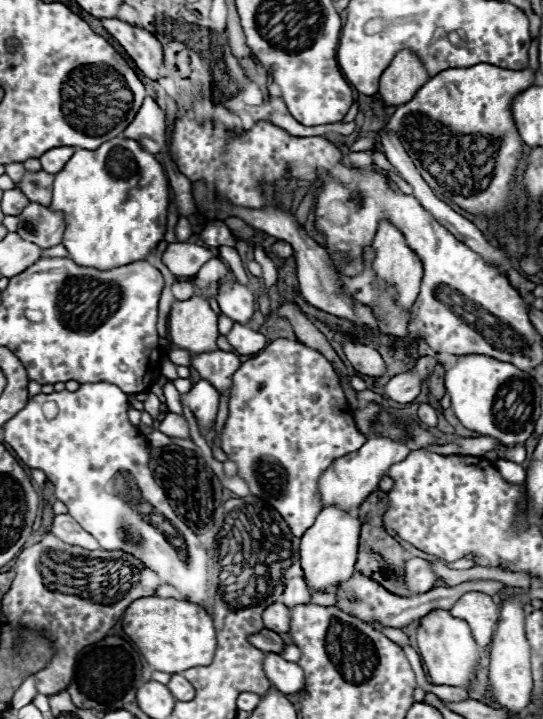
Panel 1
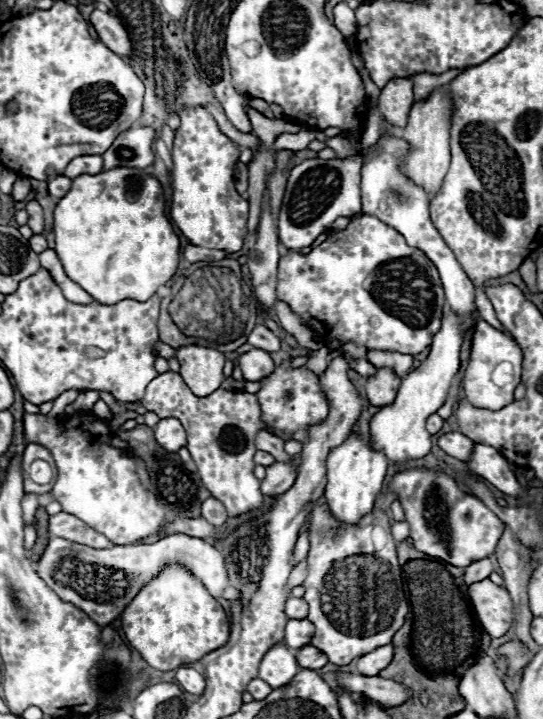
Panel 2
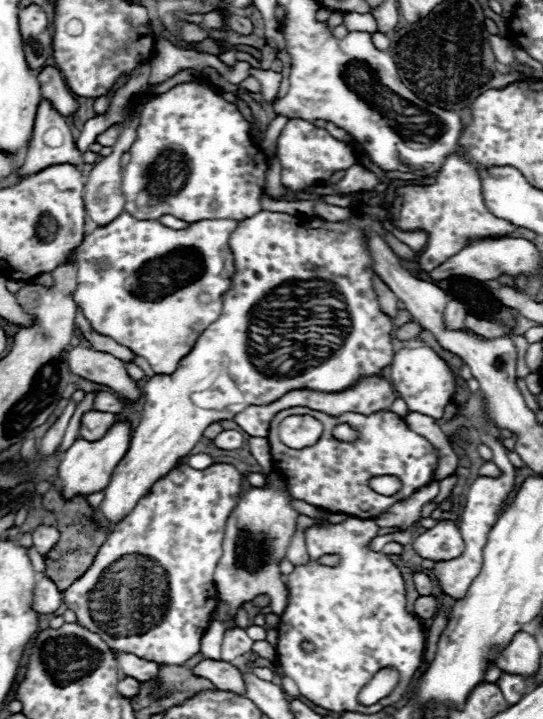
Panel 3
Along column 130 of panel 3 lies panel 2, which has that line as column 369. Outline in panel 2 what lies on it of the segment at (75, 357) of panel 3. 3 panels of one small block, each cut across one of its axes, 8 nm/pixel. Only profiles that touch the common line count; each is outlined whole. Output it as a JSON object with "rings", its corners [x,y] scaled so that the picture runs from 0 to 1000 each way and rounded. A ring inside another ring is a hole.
{"rings":[[[696,512],[696,520],[678,526],[674,545],[685,565],[718,565],[729,556],[737,540],[737,526],[722,523],[711,512]]]}

